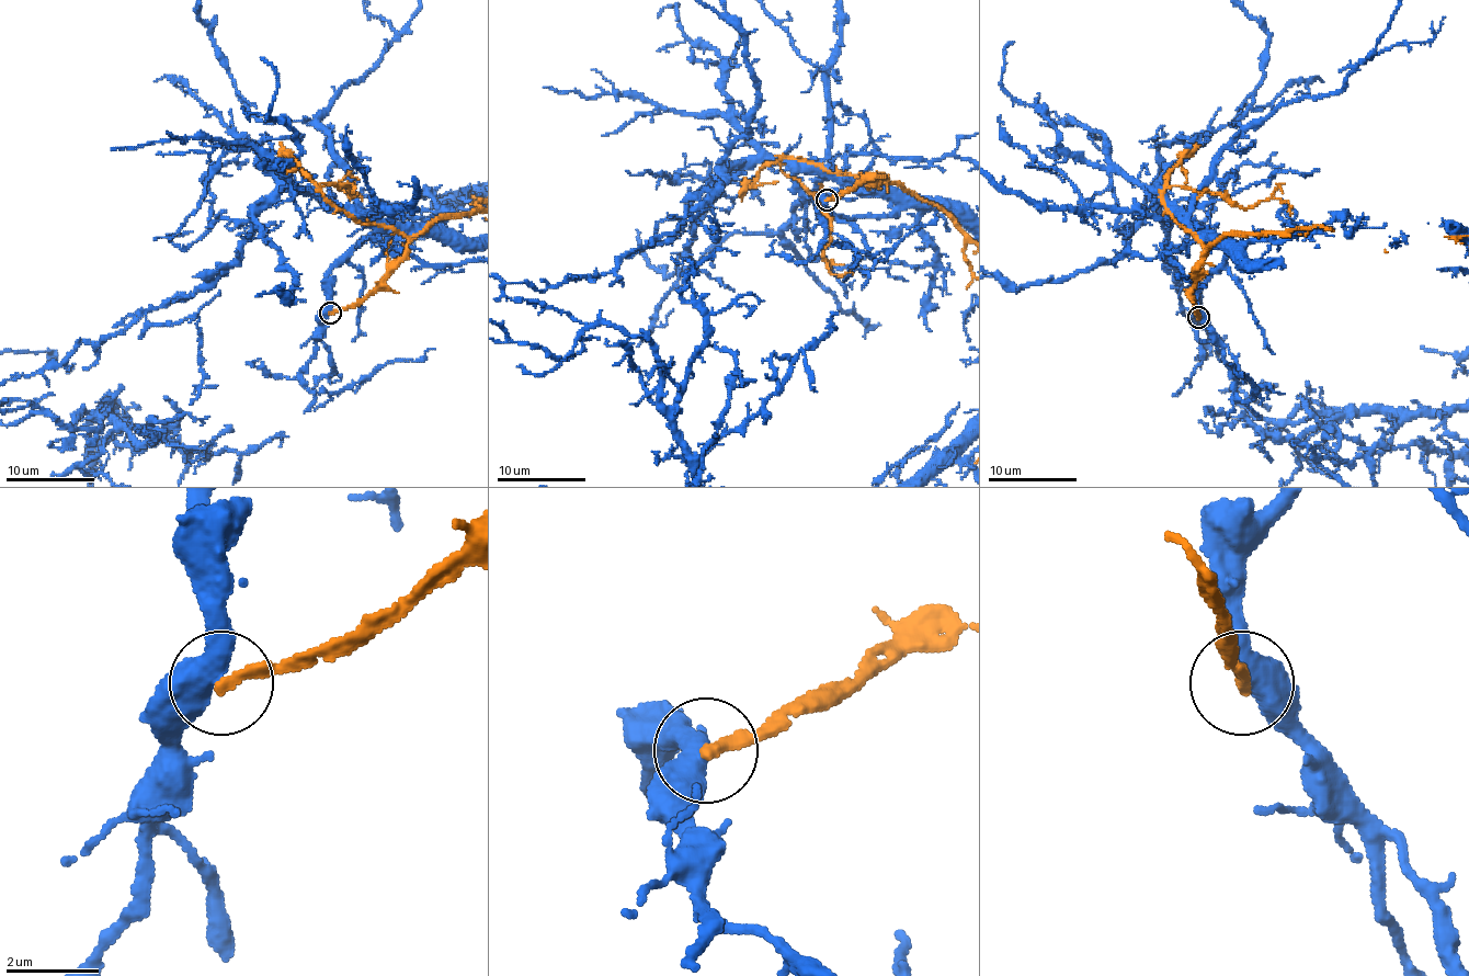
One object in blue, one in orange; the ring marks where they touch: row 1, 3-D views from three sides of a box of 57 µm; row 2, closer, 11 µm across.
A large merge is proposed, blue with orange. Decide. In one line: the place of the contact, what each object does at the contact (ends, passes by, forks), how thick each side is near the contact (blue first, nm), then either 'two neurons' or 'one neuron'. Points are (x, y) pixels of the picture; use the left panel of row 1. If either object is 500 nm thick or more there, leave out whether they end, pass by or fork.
(330, 313) | 500/240 nm | two neurons

